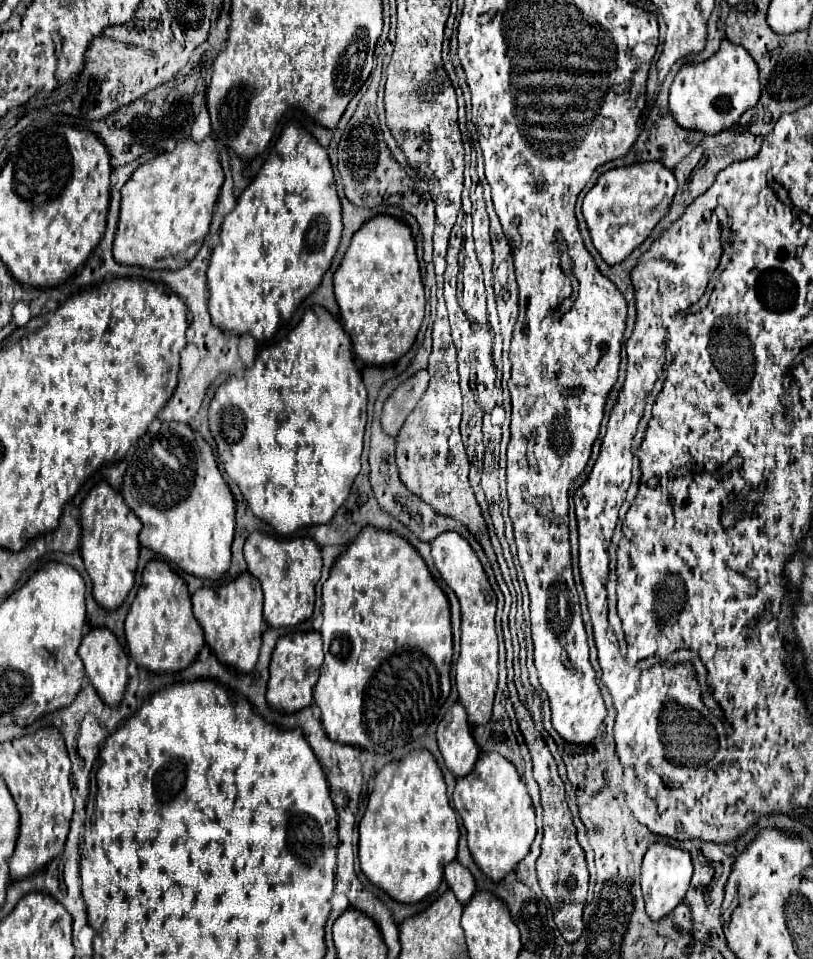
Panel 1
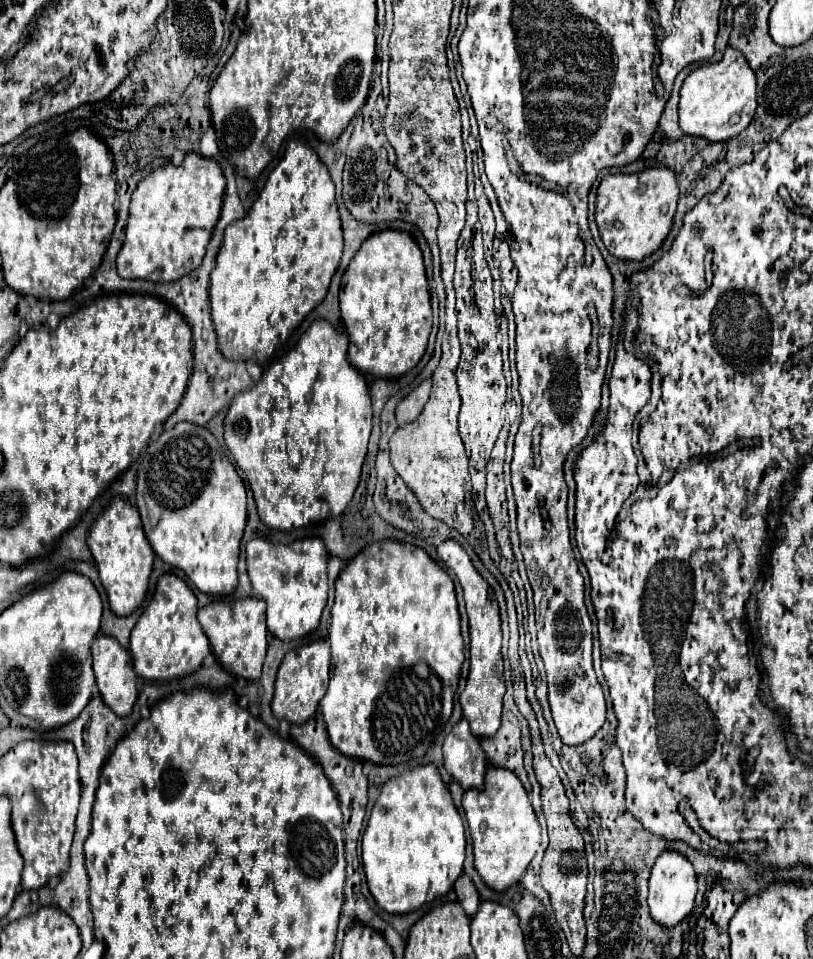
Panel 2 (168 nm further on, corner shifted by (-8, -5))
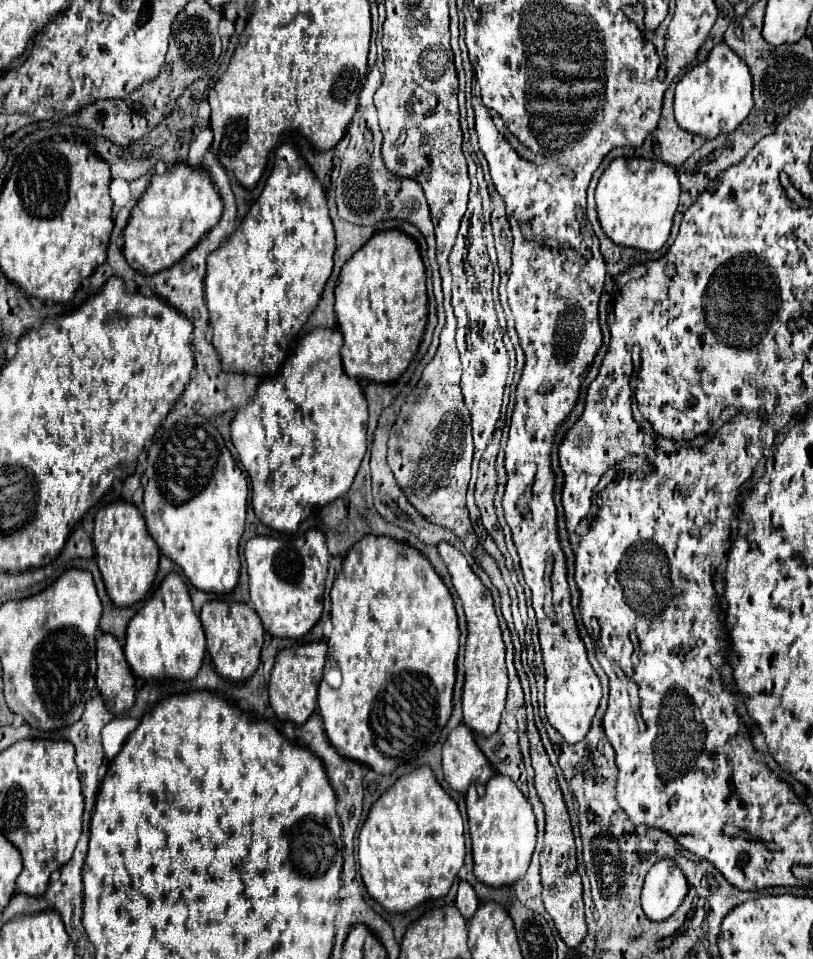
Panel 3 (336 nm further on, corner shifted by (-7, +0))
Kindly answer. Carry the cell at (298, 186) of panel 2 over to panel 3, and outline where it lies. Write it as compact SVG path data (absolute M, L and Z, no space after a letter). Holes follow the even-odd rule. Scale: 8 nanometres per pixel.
M284 144L276 150L274 170L260 198L254 202L226 244L208 256L204 280L206 306L214 332L212 344L220 356L224 372L240 372L264 378L280 370L280 364L284 364L288 356L290 342L308 322L320 300L324 284L332 274L332 256L334 226L328 216L326 194L298 150Z

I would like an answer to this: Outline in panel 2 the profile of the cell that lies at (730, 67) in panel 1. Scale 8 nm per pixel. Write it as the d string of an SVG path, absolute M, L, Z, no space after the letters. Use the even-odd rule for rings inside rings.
M727 47L719 63L703 65L687 75L681 87L679 125L687 135L707 141L727 141L739 135L753 119L757 109L757 79L745 55Z

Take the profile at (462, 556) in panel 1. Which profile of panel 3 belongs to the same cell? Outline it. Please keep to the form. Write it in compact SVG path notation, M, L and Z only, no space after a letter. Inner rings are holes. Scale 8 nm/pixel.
M440 542L436 548L452 576L452 584L456 588L458 598L462 600L466 620L468 620L468 640L466 640L466 660L464 660L466 682L464 682L464 696L462 696L464 724L476 734L492 736L498 730L500 716L506 704L506 692L508 692L508 672L504 664L504 642L498 626L498 616L496 616L490 592L484 588L478 576L470 570L464 554L448 542Z

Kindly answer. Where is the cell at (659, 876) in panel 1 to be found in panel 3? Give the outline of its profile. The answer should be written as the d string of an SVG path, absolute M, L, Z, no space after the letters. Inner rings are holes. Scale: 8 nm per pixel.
M658 860L644 878L642 910L652 922L670 918L688 894L686 876L672 860Z

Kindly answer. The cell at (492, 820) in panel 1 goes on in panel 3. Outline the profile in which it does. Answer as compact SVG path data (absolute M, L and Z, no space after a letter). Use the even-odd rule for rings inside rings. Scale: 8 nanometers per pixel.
M494 774L482 794L476 790L476 784L468 788L466 806L474 856L474 874L480 882L488 886L516 884L520 878L524 878L536 846L536 820L530 802L524 798L518 786L508 780L508 776Z

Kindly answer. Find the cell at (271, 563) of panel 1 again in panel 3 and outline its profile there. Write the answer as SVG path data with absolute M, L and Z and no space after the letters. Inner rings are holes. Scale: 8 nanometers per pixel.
M310 530L302 538L272 538L272 536L256 536L246 542L244 548L248 576L250 576L250 606L258 612L264 630L272 636L280 638L302 638L312 630L312 626L320 620L322 614L322 596L324 596L324 580L328 574L328 548L326 536L322 530Z

